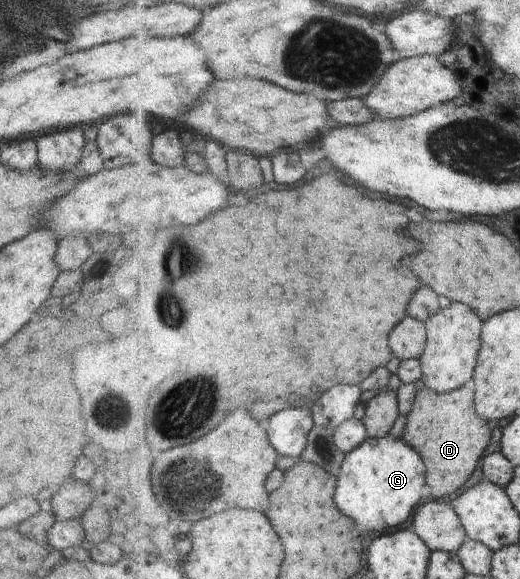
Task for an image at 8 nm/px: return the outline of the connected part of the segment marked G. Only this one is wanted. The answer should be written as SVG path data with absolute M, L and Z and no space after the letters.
M369 436L356 450L347 454L338 482L338 506L344 514L350 514L350 518L364 524L368 530L390 530L410 520L414 508L418 508L424 498L422 492L426 484L426 462L416 448L394 436Z

